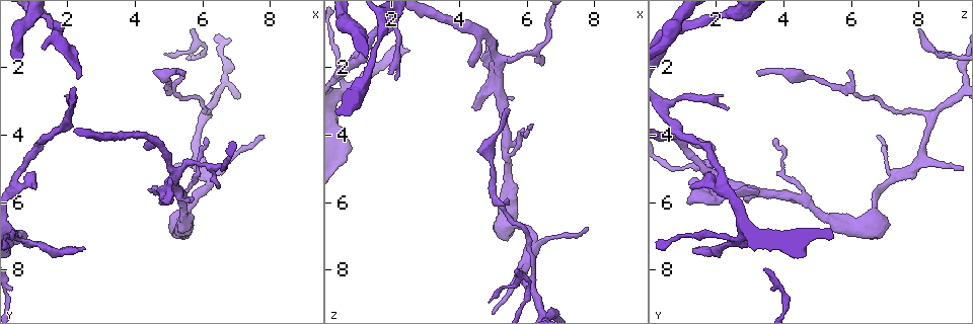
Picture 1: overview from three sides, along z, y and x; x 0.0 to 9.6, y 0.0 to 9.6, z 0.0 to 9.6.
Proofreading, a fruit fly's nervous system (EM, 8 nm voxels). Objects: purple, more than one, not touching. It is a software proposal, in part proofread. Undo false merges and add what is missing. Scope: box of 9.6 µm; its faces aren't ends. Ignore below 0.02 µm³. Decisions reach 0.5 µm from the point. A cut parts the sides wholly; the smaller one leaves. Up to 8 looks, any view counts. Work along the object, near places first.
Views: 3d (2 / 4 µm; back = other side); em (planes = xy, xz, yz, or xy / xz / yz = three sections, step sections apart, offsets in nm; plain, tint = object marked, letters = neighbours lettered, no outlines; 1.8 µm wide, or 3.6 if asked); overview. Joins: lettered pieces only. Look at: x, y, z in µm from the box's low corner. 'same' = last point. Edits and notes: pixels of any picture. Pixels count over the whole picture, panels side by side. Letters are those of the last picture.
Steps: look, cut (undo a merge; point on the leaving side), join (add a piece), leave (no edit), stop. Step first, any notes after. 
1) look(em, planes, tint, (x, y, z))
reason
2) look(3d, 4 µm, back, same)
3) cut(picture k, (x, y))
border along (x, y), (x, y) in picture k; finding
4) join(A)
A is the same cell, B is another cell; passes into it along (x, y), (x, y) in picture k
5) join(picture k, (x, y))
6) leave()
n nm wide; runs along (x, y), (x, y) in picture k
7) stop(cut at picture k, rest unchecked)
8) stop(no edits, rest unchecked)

look(3d, 2 µm, back, (5.10, 5.40, 2.40))

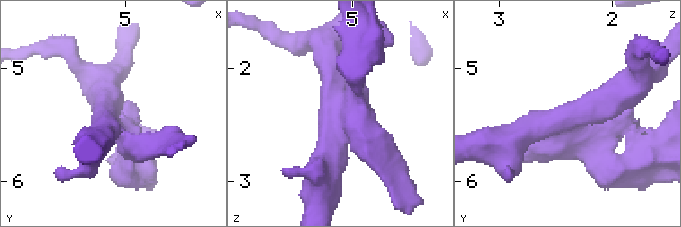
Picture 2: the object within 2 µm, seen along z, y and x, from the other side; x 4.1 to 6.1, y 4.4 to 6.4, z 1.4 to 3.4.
look(em, planes, letters, (5.16, 5.46, 2.36))

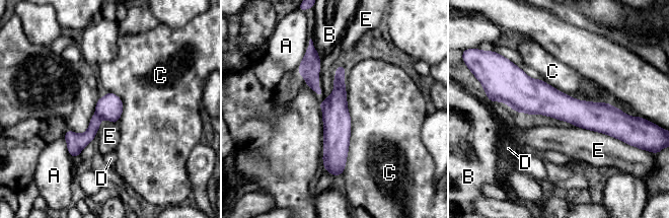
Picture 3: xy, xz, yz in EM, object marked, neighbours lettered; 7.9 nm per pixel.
cut(picture 3, (82, 140))
C touches over 850 nm; A, B, C, D and E are other cells; border along (95, 113), (101, 118) in picture 3; two neurons meet here

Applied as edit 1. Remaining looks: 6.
look(overview)

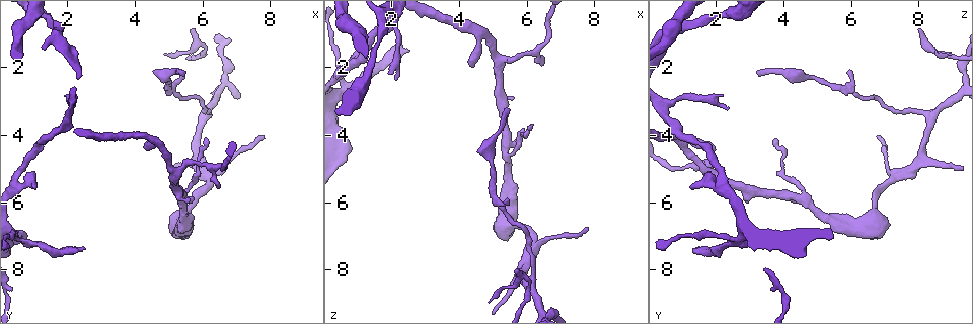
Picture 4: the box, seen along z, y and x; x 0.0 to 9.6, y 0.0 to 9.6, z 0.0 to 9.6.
look(3d, 4 µm, (2.45, 7.30, 1.55))
an open end

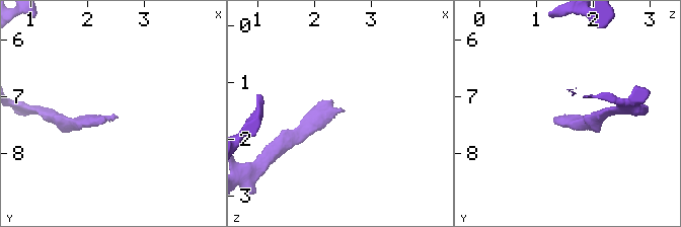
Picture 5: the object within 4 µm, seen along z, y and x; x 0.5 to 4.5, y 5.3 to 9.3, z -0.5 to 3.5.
look(em, planes, letters, (2.50, 7.35, 1.50))
now the EM

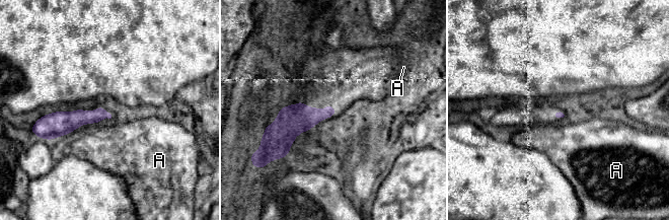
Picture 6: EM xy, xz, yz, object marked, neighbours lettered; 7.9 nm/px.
leave()
A touches over 260 nm; A is another cell; border along (79, 128), (55, 137), (51, 141) in picture 6; no lettered piece goes on from it

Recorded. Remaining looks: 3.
look(3d, 4 µm, (0.95, 5.50, 1.20))
free end

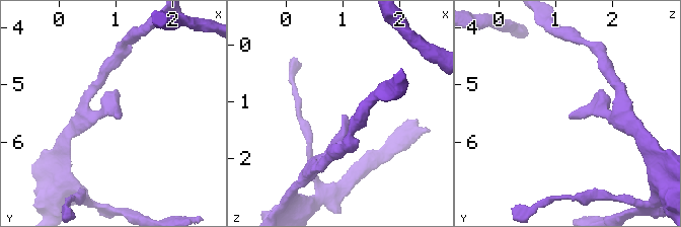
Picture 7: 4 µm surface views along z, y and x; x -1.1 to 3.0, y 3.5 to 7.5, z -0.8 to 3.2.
look(em, xz, step 4, tint, (0.95, 5.55, 1.25))

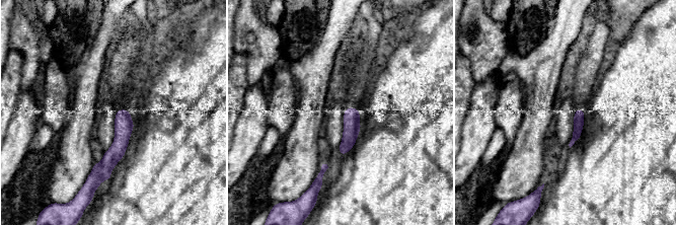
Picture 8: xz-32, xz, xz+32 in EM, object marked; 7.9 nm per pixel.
look(em, planes, letters, same)
another direction

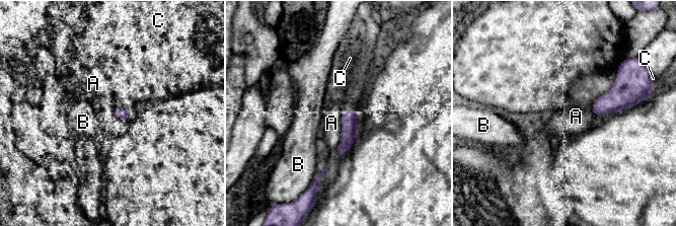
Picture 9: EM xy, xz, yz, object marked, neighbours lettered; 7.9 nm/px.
leave()
A, B and C are other cells; border along (617, 68), (593, 103), (597, 117) in picture 9; none of them fits

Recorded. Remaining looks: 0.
stop(cut at picture 3, rest unchecked)

